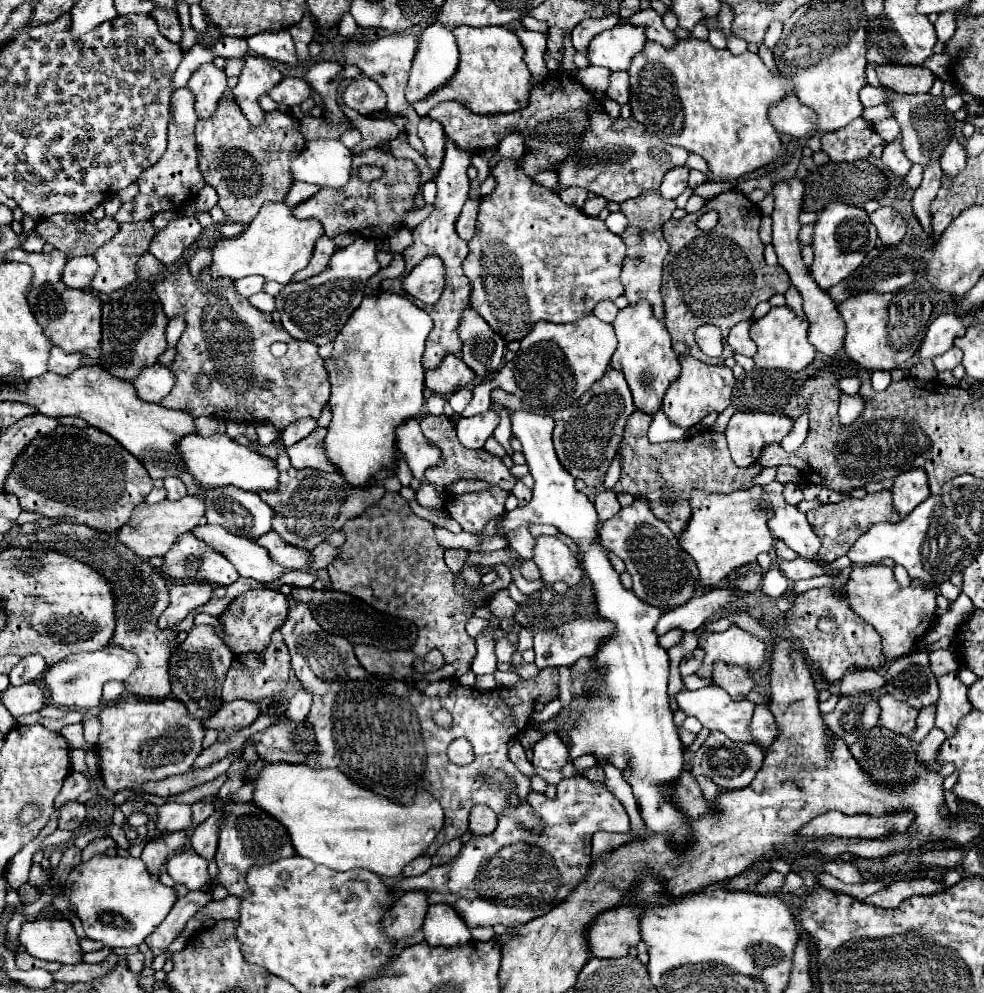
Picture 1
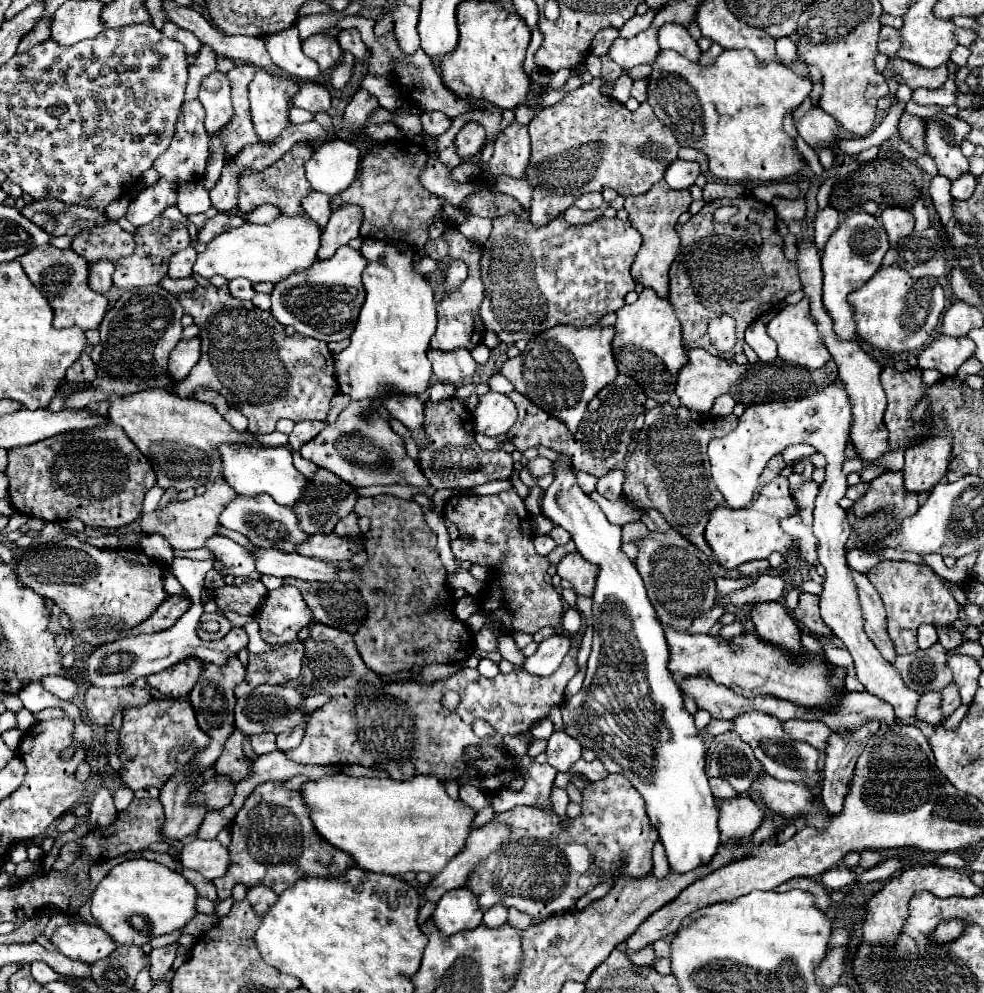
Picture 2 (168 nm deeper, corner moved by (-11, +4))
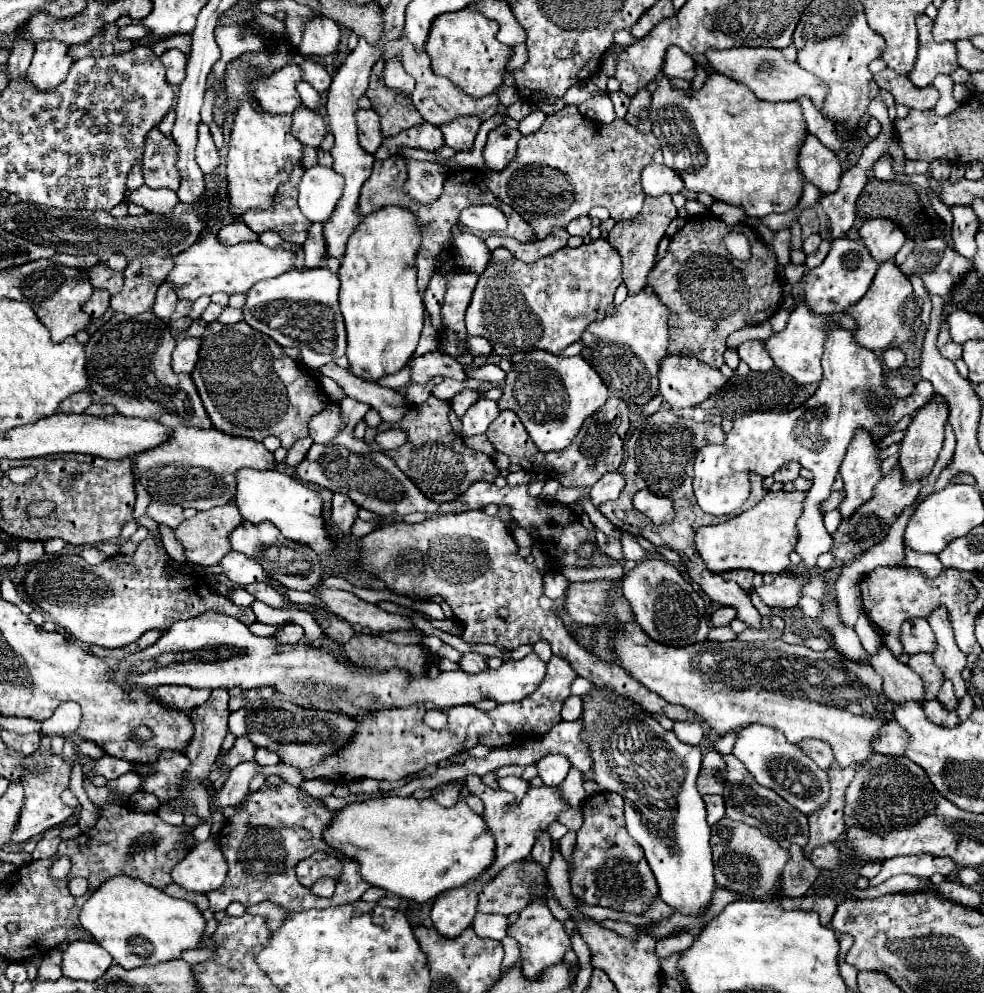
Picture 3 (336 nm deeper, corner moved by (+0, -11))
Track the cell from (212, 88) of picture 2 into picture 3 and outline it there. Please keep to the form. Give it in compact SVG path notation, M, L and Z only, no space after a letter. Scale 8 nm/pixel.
M200 121L198 127L198 145L196 145L196 163L200 165L200 169L204 171L204 175L210 175L218 169L220 165L220 157L218 157L218 149L212 141L212 133L210 127L206 123Z

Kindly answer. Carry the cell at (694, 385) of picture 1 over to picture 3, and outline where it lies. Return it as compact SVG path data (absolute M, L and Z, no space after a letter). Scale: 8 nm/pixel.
M668 355L666 359L662 359L658 379L660 379L660 395L672 409L696 407L728 383L728 379L718 369L712 369L712 367L700 363L698 359L684 357L684 355Z

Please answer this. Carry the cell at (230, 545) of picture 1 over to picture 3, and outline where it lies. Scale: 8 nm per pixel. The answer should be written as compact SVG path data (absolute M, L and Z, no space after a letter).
M316 585L310 589L310 595L314 595L332 613L346 619L350 625L370 627L374 633L396 631L396 629L412 629L412 623L408 617L386 613L378 605L362 601L354 593L340 591L340 589L326 589L322 585Z

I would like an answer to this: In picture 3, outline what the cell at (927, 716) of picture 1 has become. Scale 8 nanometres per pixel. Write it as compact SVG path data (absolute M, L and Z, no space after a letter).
M944 681L940 693L938 693L938 701L942 703L942 707L946 707L948 711L954 711L958 707L958 701L954 697L954 691L952 691L952 683L950 681Z

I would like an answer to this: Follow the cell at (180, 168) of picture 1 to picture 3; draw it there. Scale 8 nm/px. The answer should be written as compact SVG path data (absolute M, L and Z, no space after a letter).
M152 129L146 139L146 151L142 159L144 183L148 187L168 187L178 191L180 173L176 167L176 143L172 143L172 135L164 135L158 129Z

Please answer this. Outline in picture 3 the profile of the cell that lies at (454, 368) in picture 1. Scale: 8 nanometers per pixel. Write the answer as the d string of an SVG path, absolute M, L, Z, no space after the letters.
M432 351L432 353L426 353L422 357L414 357L410 361L410 367L412 367L412 381L414 383L428 383L432 381L434 377L444 377L444 379L456 379L456 381L464 381L466 379L466 373L462 369L462 365L440 353L440 351Z

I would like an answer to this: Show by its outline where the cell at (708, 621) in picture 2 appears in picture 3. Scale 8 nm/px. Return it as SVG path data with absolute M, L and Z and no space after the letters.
M720 607L710 617L710 623L712 623L712 627L722 627L722 625L728 625L734 619L734 615L736 615L736 609L732 609L732 607Z

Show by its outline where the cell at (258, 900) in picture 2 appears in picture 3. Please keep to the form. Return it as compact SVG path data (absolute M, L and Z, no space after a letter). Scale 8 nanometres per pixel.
M270 901L256 903L256 905L248 907L246 911L248 911L250 915L260 915L260 917L264 917L266 927L268 927L270 931L278 929L278 927L282 925L282 921L286 919L286 915L288 915L288 913L286 913L282 907L278 907L278 905L274 905L274 903L270 903Z

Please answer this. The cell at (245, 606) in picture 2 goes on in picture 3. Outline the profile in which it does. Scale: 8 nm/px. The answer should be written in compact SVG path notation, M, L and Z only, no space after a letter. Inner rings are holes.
M154 537L144 539L136 553L132 557L128 555L114 555L110 559L106 559L100 565L88 565L80 555L58 555L58 559L46 559L42 563L36 563L24 577L24 593L26 597L36 603L38 607L42 607L60 627L66 629L68 635L72 635L74 639L78 639L80 643L86 645L98 645L98 647L108 647L108 649L116 649L116 647L124 647L130 645L132 641L136 641L142 633L146 633L148 629L158 629L164 631L168 629L172 623L180 621L180 619L192 619L208 609L212 611L220 611L226 615L232 615L236 619L240 619L244 625L250 625L254 621L254 613L250 607L238 607L234 605L228 597L216 595L210 591L208 583L204 577L200 577L198 573L180 573L174 571L166 565L166 551L162 547L156 547ZM166 575L174 575L172 579L168 579ZM246 615L250 615L250 621L246 619Z

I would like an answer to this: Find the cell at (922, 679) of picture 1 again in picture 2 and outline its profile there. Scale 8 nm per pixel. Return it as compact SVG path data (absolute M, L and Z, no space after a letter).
M939 642L927 650L919 648L913 654L899 656L895 668L901 672L905 684L909 688L915 688L919 694L943 690L953 680L951 670L947 666L945 648Z

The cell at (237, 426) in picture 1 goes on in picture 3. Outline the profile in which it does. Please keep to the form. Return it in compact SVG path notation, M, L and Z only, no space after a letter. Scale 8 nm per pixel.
M152 311L128 317L114 313L98 331L90 335L90 341L86 343L86 373L88 373L88 393L94 403L102 405L114 405L118 415L124 417L142 417L142 419L156 419L164 423L166 427L178 427L178 425L194 425L208 429L212 427L212 421L208 419L200 395L192 383L190 375L176 375L170 367L170 355L176 347L176 339L172 335L172 329L162 319L156 319Z

